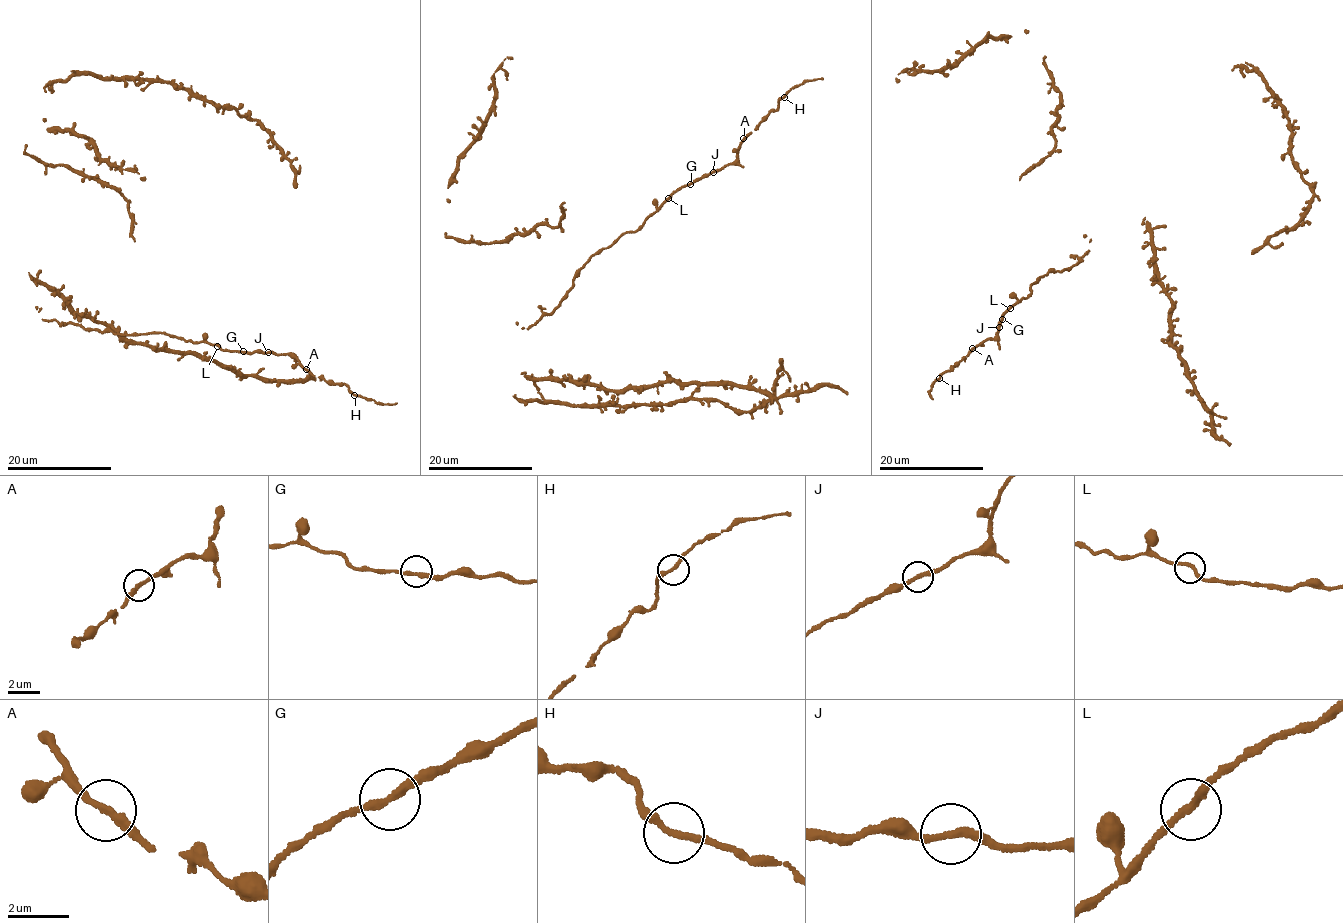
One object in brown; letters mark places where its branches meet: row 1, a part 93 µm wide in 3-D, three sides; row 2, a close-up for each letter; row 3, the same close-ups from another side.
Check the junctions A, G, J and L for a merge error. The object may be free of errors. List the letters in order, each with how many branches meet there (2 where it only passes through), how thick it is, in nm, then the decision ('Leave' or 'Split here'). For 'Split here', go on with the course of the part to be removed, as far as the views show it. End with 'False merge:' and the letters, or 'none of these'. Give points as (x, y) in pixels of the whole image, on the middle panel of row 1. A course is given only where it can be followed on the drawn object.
A: Branches: 2. Thickness 240 nm. Leave
G: Branches: 2. Thickness 280 nm. Leave
J: Branches: 2. Thickness 260 nm. Leave
L: Branches: 2. Thickness 220 nm. Leave
False merge: none of these

